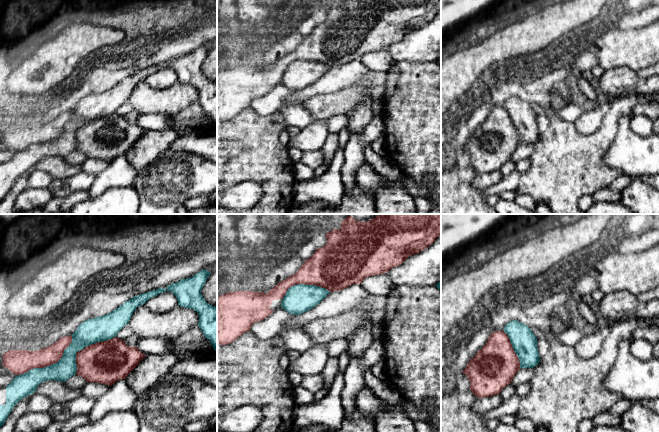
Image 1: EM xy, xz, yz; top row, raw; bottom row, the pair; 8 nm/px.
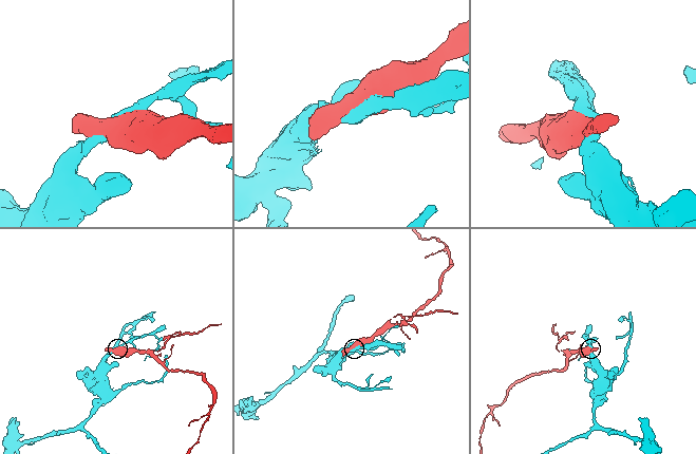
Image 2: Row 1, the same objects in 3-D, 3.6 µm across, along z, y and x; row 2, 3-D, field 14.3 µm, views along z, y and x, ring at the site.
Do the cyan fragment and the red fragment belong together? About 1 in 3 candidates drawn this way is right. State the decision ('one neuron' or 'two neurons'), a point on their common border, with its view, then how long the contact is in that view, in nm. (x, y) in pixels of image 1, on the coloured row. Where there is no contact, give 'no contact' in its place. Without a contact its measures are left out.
two neurons | xy (50, 365) | 550 nm

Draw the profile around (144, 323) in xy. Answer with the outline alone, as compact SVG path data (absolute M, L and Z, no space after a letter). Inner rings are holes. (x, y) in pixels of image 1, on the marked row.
M140 305L133 312L128 327L137 338L162 337L170 341L198 322L198 313L190 308L175 305L164 313L154 313L146 305Z

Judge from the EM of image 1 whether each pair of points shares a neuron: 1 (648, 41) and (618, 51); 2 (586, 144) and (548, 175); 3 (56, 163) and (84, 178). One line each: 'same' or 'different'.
1: same
2: same
3: different

